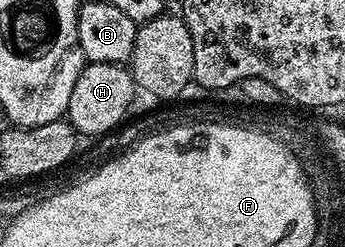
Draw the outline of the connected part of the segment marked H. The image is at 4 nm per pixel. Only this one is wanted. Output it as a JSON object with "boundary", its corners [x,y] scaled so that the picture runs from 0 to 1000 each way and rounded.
{"boundary":[[[316,251],[243,255],[220,348],[212,352],[212,381],[203,385],[188,482],[232,555],[299,555],[336,530],[371,482],[368,449],[391,405],[391,381],[397,352],[377,271]]]}

